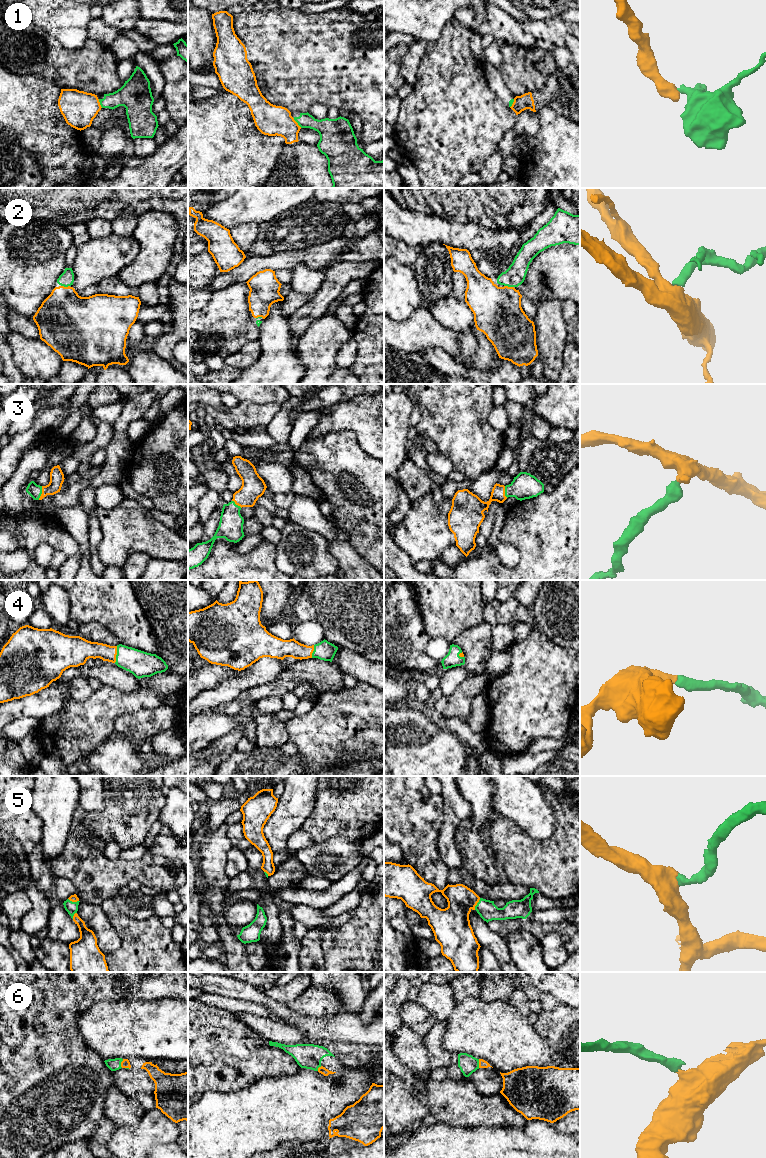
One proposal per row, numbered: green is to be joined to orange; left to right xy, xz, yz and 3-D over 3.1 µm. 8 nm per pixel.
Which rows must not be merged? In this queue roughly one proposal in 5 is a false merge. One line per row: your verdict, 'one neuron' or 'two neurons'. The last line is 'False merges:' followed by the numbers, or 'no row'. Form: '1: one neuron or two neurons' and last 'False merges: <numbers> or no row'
1: two neurons
2: one neuron
3: one neuron
4: one neuron
5: one neuron
6: one neuron
False merges: 1

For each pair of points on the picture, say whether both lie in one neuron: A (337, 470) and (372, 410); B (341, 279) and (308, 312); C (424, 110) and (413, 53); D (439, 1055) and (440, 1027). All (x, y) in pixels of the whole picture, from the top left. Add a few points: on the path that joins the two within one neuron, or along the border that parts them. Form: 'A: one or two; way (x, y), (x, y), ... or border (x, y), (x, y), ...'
A: two; border (333, 431), (351, 430), (357, 442), (370, 455)
B: one; way (333, 287), (316, 304)
C: two; border (425, 49), (413, 86)
D: one; way (436, 1048), (436, 1034)

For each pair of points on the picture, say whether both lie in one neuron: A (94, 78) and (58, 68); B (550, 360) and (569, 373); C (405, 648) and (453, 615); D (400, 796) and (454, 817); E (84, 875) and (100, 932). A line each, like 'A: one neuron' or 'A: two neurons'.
A: one neuron
B: two neurons
C: two neurons
D: two neurons
E: two neurons

